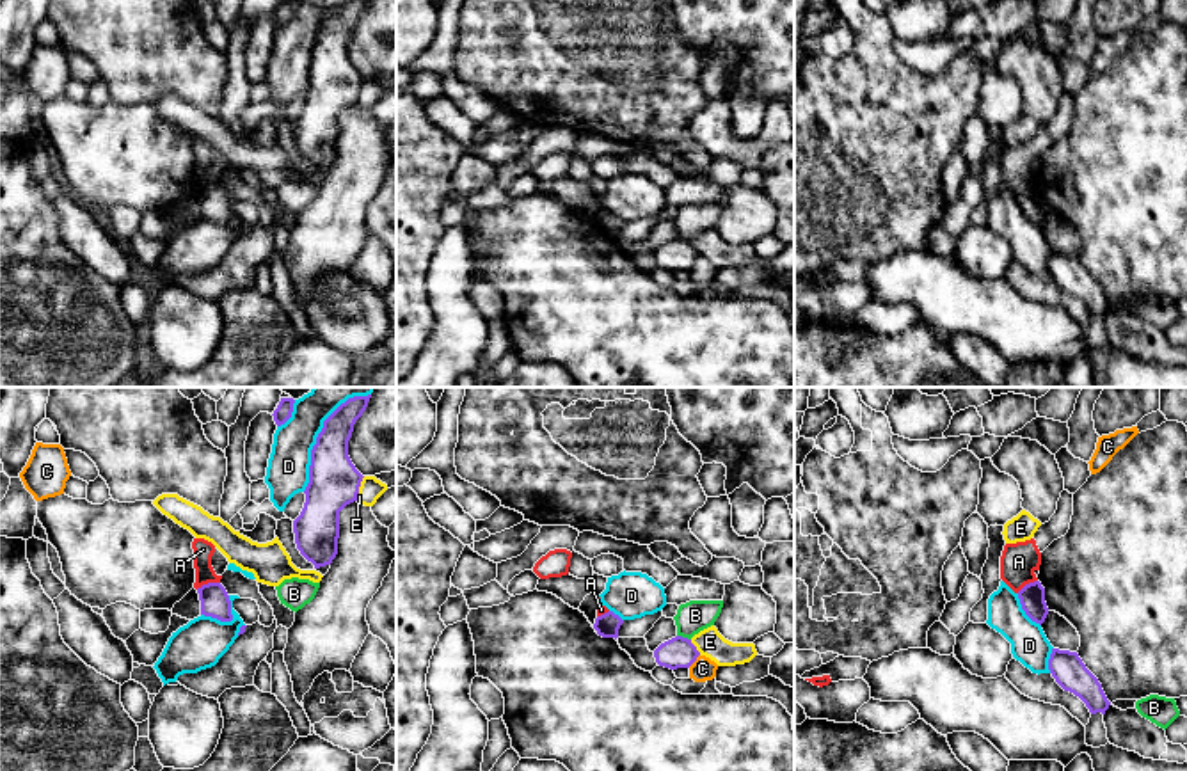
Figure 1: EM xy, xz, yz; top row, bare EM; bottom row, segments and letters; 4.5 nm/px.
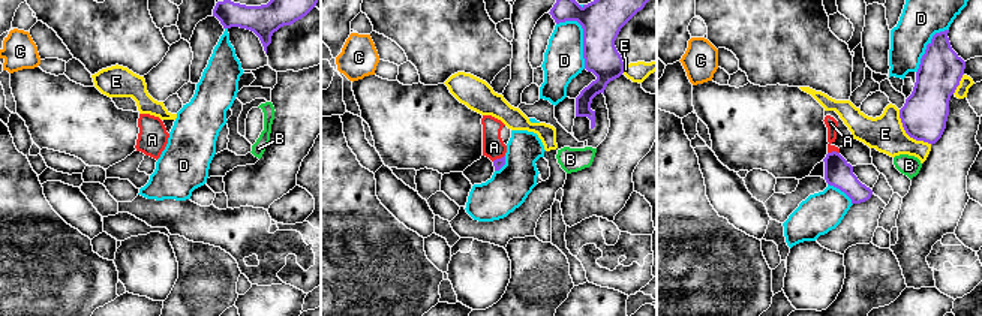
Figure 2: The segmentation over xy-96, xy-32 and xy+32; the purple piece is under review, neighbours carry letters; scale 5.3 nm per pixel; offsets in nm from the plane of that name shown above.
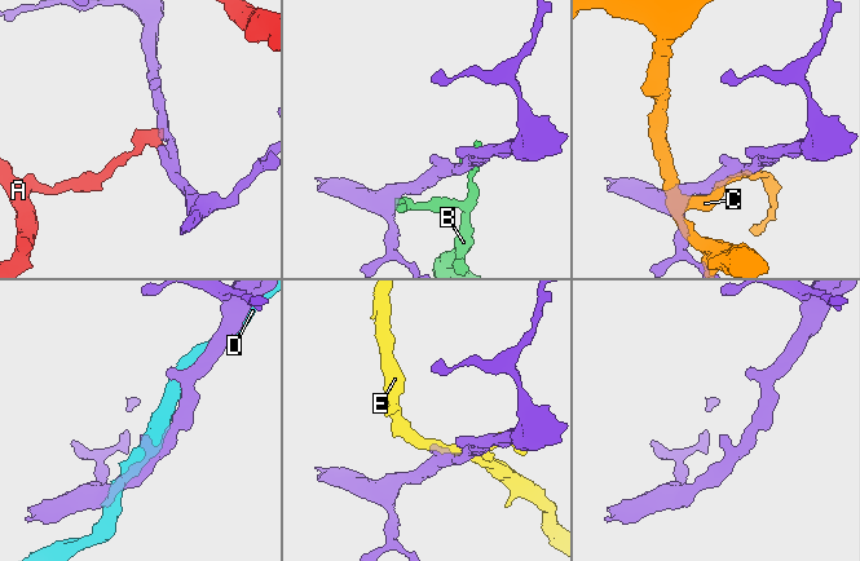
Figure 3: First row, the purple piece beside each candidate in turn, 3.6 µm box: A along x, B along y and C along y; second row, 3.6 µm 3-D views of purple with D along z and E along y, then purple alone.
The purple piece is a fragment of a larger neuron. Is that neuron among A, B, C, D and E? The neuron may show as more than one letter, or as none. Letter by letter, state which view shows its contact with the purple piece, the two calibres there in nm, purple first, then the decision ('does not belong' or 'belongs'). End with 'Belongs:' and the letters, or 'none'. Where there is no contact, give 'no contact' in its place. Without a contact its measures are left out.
A: contact in xy; calibres 130 and 90 nm; belongs
B: contact in xz; calibres 140 and 140 nm; does not belong
C: contact in xz; calibres 140 and 100 nm; does not belong
D: contact in xy; calibres 220 and 190 nm; does not belong
E: contact in xy; calibres 220 and 100 nm; does not belong
Belongs: A

